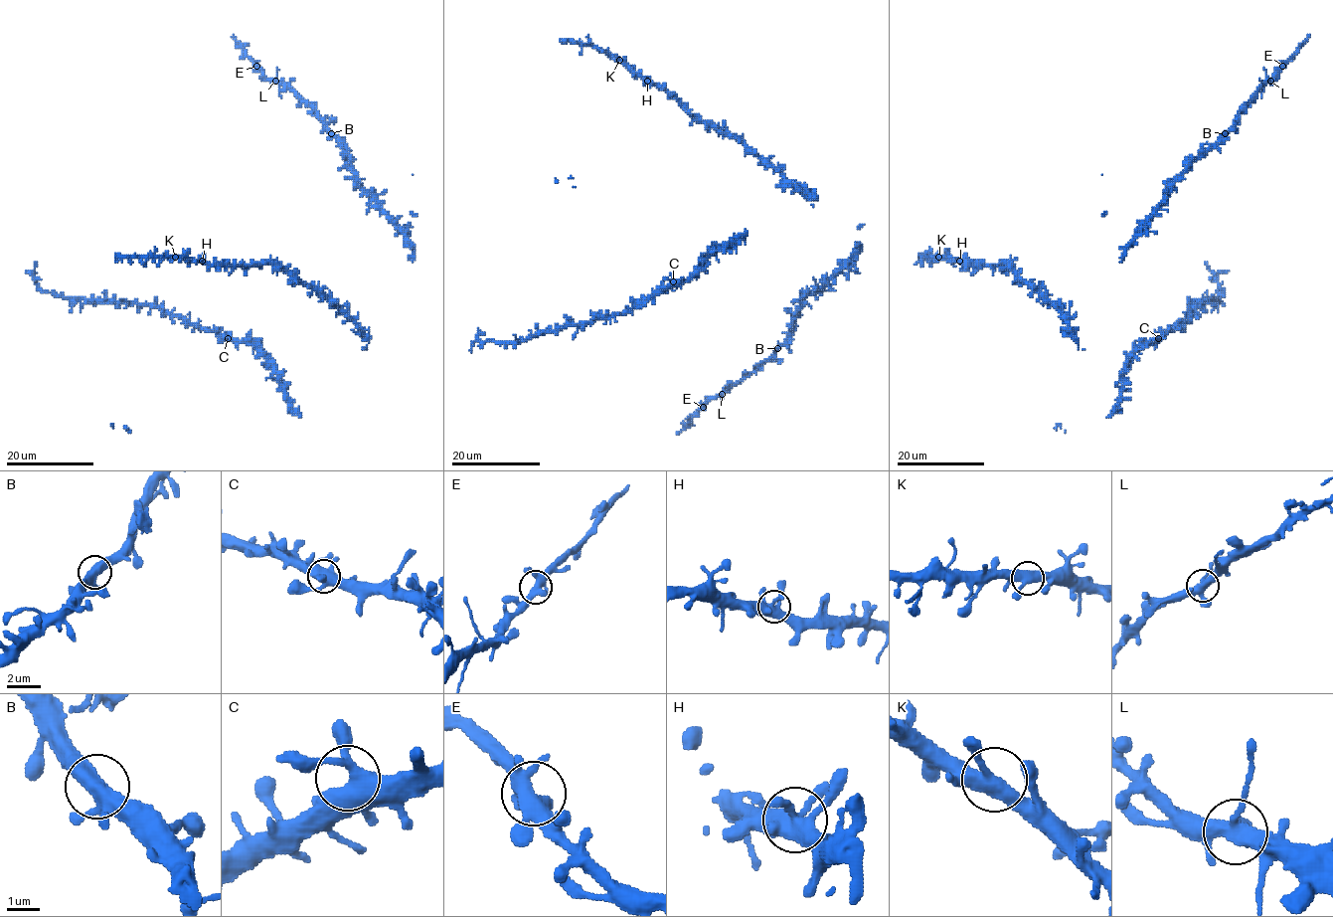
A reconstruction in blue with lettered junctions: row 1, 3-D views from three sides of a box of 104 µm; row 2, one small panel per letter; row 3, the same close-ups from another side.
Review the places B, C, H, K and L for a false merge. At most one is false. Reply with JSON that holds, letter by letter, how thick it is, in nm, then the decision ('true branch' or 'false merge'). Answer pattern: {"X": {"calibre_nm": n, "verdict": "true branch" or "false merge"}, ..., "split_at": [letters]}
{"B": {"calibre_nm": 420, "verdict": "true branch"}, "C": {"calibre_nm": 480, "verdict": "true branch"}, "H": {"calibre_nm": 440, "verdict": "true branch"}, "K": {"calibre_nm": 420, "verdict": "true branch"}, "L": {"calibre_nm": 420, "verdict": "true branch"}, "split_at": []}

